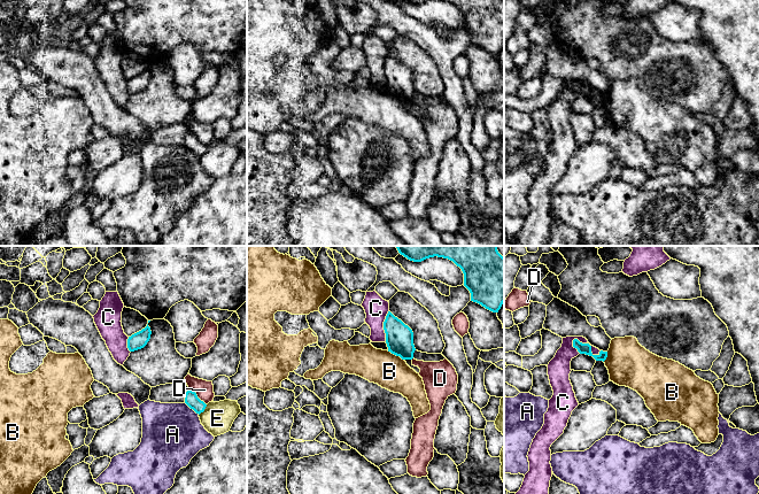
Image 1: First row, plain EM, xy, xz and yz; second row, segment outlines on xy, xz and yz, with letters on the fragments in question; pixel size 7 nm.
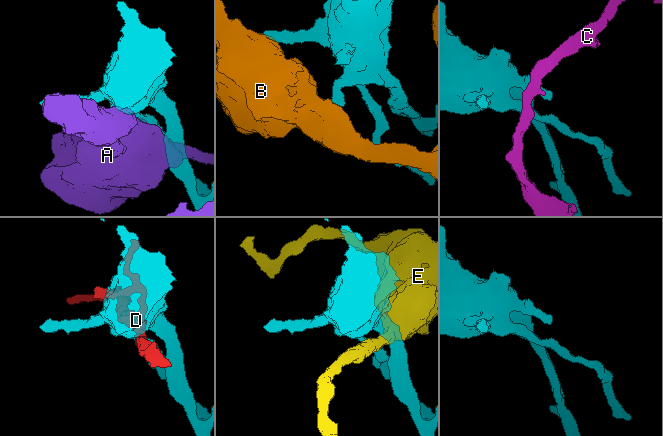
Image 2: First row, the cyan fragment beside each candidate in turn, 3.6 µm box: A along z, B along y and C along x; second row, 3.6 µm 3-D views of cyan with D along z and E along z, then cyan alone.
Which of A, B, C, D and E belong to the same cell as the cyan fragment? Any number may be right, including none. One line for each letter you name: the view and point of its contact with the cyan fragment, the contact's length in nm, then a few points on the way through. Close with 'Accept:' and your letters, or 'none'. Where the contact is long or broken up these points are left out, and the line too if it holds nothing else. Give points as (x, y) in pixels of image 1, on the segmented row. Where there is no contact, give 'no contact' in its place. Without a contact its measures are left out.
Accept: none

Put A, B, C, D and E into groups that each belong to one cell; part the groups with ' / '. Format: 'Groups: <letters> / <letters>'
Groups: A / B / C / D / E

